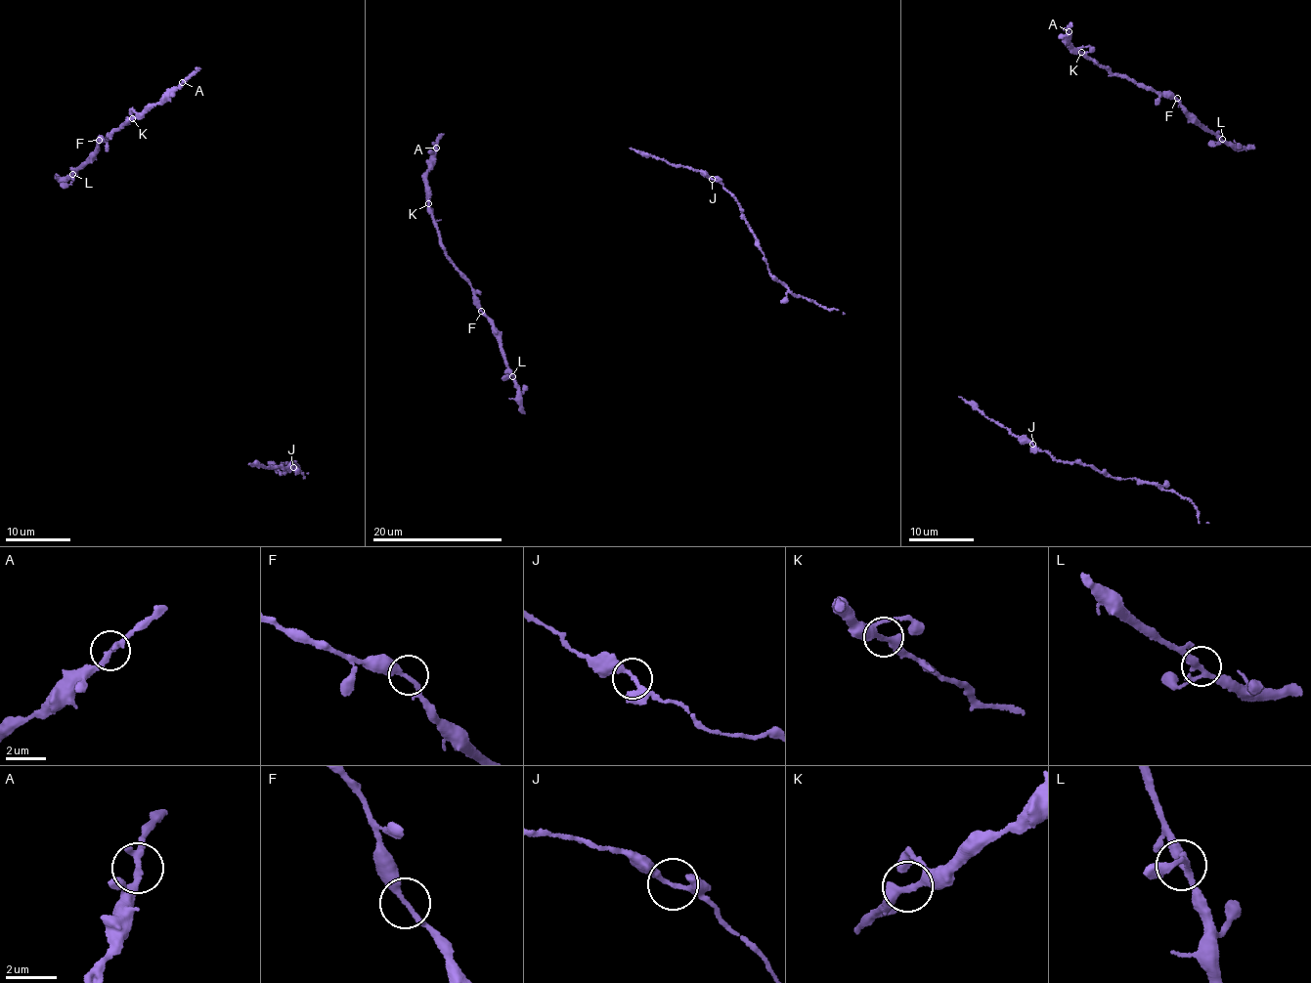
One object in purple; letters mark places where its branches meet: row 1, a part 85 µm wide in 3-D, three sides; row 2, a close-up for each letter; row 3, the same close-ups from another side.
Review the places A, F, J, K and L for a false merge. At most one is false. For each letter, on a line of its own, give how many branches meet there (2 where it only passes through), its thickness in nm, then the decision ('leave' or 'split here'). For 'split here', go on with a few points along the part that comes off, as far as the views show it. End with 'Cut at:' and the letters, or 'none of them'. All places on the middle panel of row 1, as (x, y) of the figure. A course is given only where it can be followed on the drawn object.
A: 2 | 260 nm | leave
F: 2 | 260 nm | leave
J: 2 | 240 nm | leave
K: 2 | 240 nm | leave
L: 3 | 280 nm | leave
Cut at: none of them

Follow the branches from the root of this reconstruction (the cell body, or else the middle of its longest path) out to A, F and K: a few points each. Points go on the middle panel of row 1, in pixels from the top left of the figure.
A: (512, 373), (491, 324), (480, 310), (469, 279), (447, 255), (428, 208), (425, 186), (435, 148)
F: (512, 373), (491, 324), (481, 311)
K: (512, 373), (491, 324), (480, 310), (469, 279), (447, 255), (428, 203)

